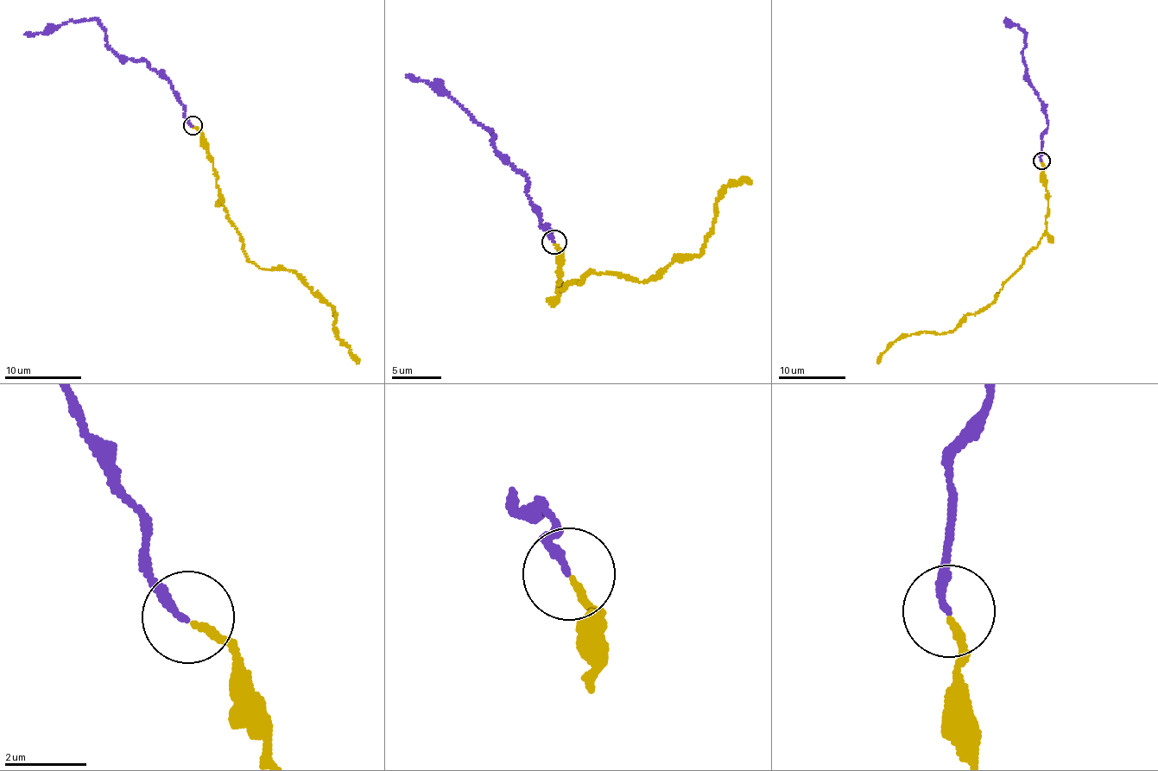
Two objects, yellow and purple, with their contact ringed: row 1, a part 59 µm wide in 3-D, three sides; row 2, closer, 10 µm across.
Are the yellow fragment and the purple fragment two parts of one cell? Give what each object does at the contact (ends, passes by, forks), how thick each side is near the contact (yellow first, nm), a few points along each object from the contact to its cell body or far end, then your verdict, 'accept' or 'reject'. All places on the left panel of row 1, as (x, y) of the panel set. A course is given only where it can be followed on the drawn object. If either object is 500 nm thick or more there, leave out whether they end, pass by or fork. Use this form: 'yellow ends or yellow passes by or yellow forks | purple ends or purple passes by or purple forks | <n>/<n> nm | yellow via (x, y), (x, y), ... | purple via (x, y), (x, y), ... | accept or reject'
yellow ends | purple ends | 170/200 nm | yellow via (192, 126), (202, 134), (218, 196), (250, 262), (261, 268), (295, 270), (331, 303), (336, 331), (359, 363) | purple via (192, 126), (168, 78), (144, 60), (109, 47), (105, 29), (96, 20), (24, 34) | accept

